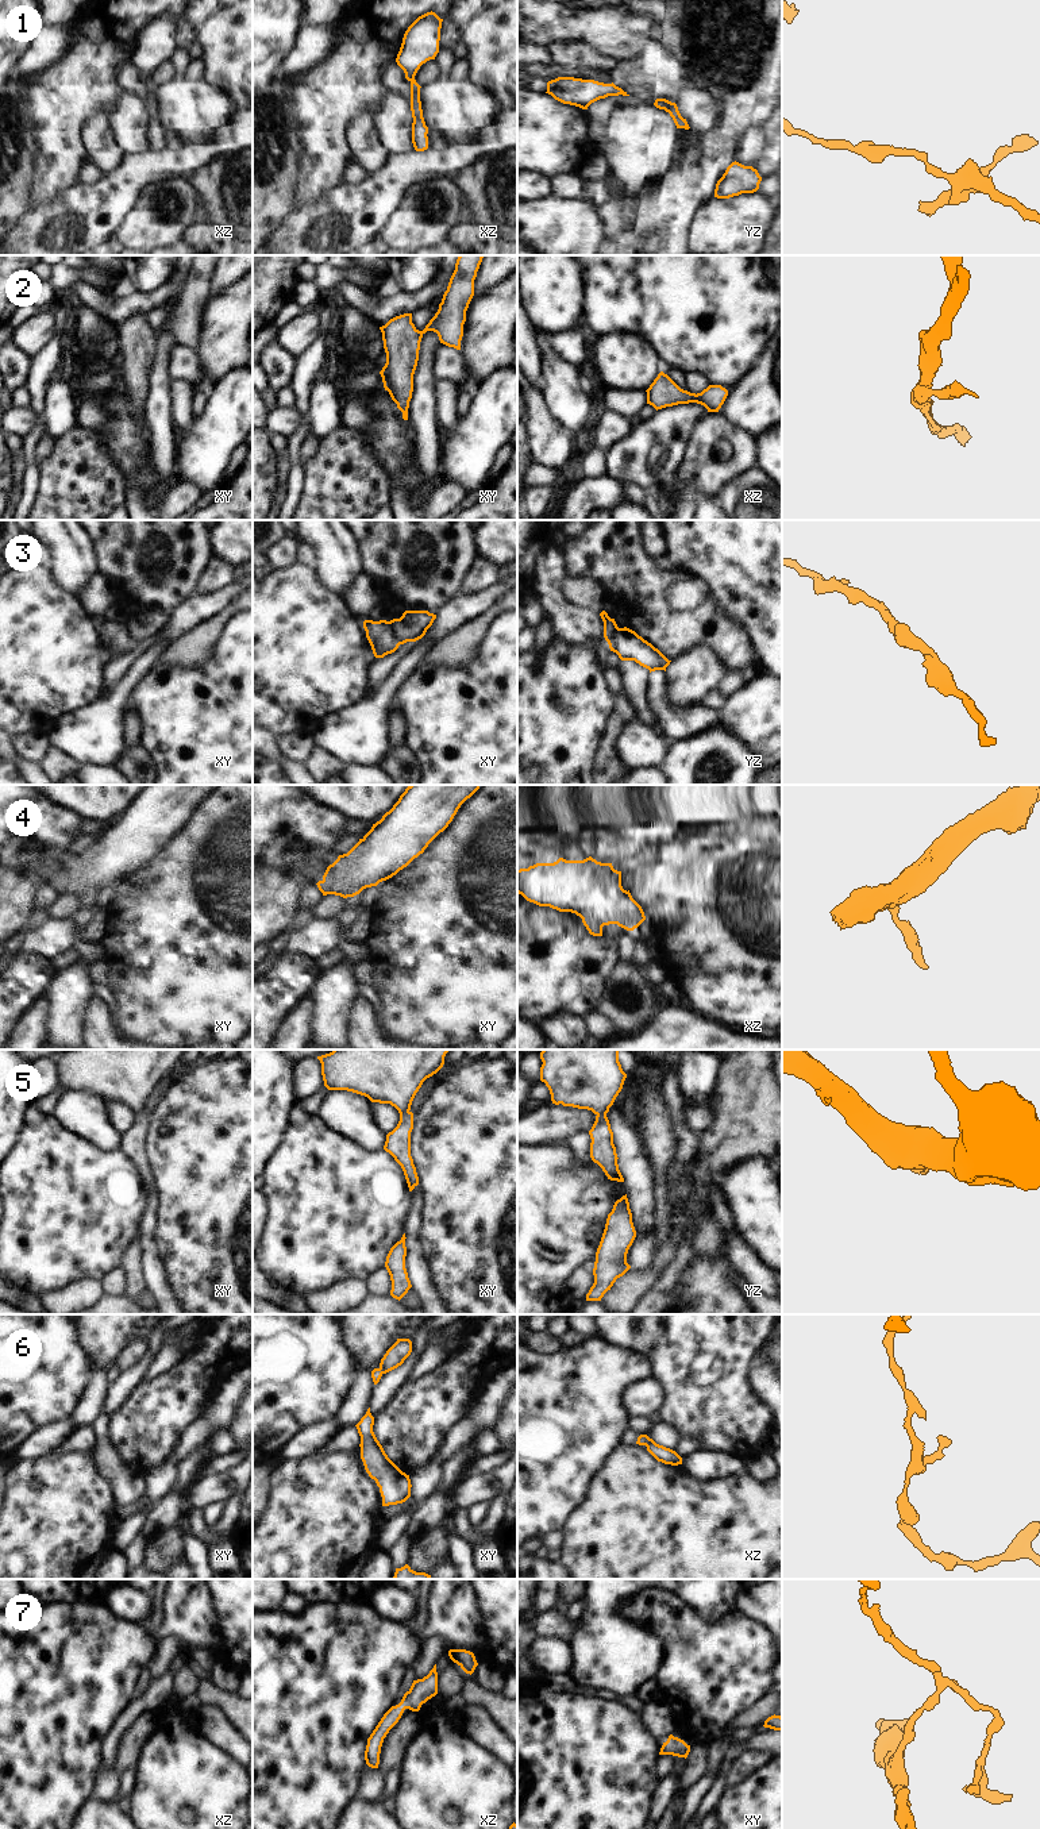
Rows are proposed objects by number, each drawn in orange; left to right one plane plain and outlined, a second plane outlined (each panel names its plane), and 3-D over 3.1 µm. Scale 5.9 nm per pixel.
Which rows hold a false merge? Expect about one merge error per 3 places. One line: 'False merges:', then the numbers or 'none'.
False merges: 3, 6

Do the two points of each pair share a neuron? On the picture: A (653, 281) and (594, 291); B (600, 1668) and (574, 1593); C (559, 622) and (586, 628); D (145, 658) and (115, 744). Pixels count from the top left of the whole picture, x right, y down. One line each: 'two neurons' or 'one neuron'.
A: one neuron
B: two neurons
C: one neuron
D: one neuron

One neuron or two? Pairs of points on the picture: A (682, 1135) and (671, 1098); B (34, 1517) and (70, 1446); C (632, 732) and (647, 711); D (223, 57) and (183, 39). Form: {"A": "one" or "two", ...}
{"A": "one", "B": "two", "C": "two", "D": "two"}

